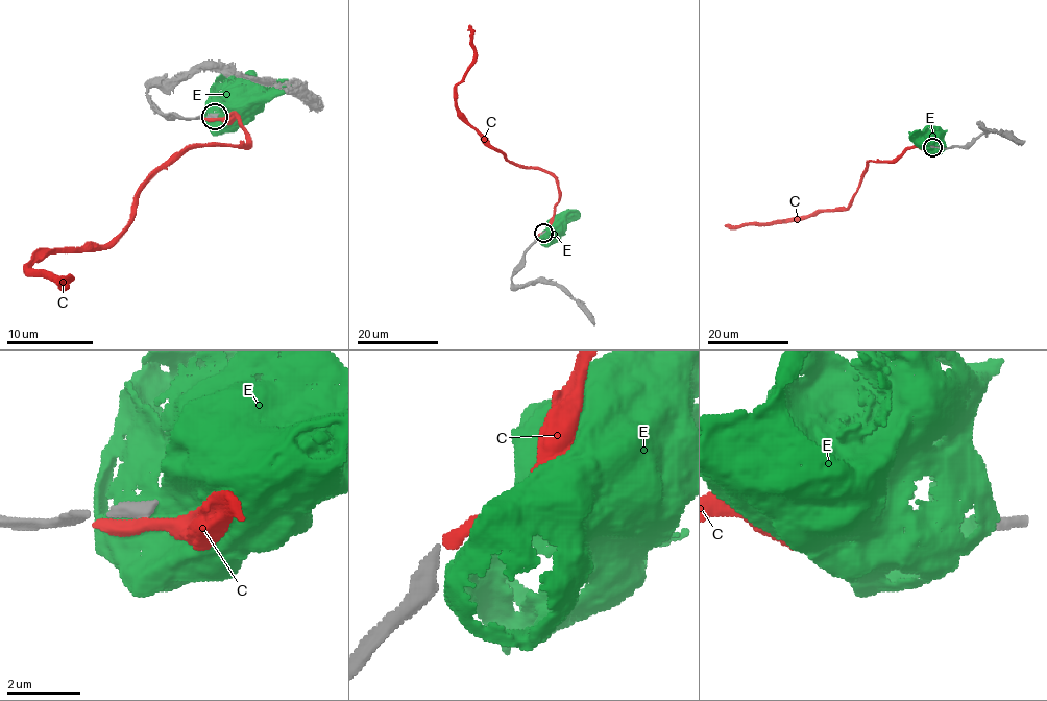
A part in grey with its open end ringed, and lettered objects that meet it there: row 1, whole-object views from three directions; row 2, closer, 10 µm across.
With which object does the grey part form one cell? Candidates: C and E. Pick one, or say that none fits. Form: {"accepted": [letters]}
{"accepted": []}

